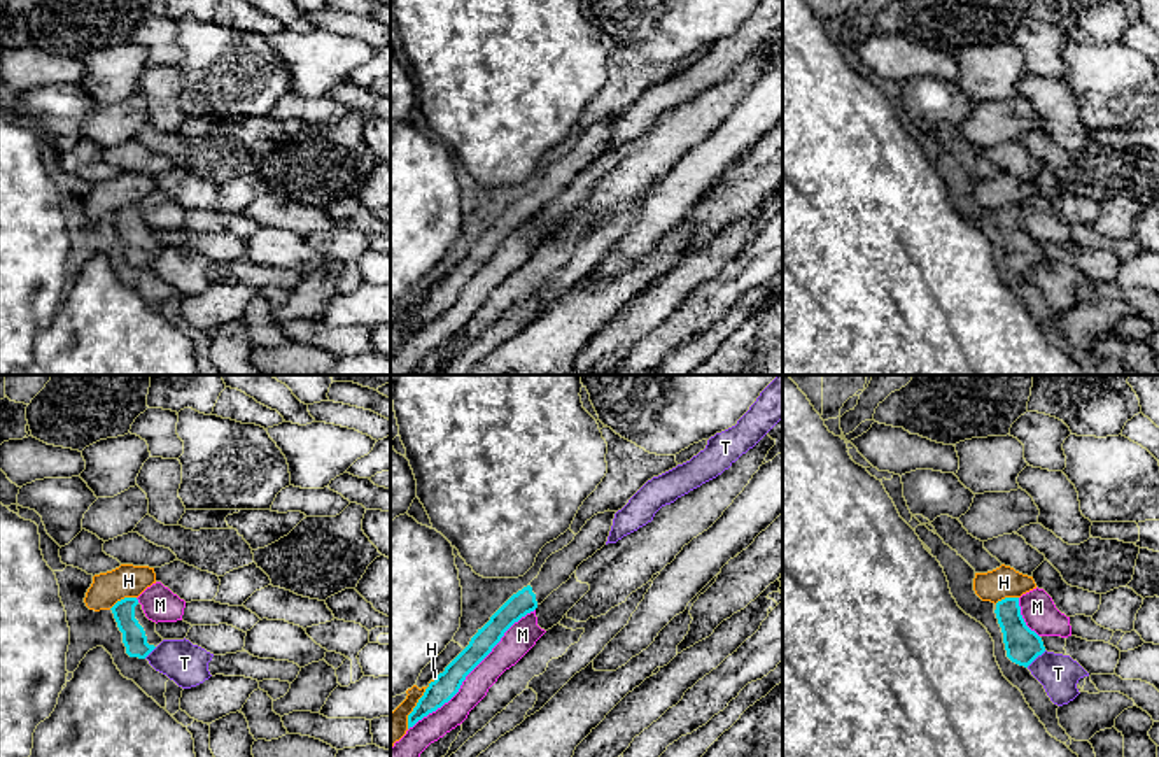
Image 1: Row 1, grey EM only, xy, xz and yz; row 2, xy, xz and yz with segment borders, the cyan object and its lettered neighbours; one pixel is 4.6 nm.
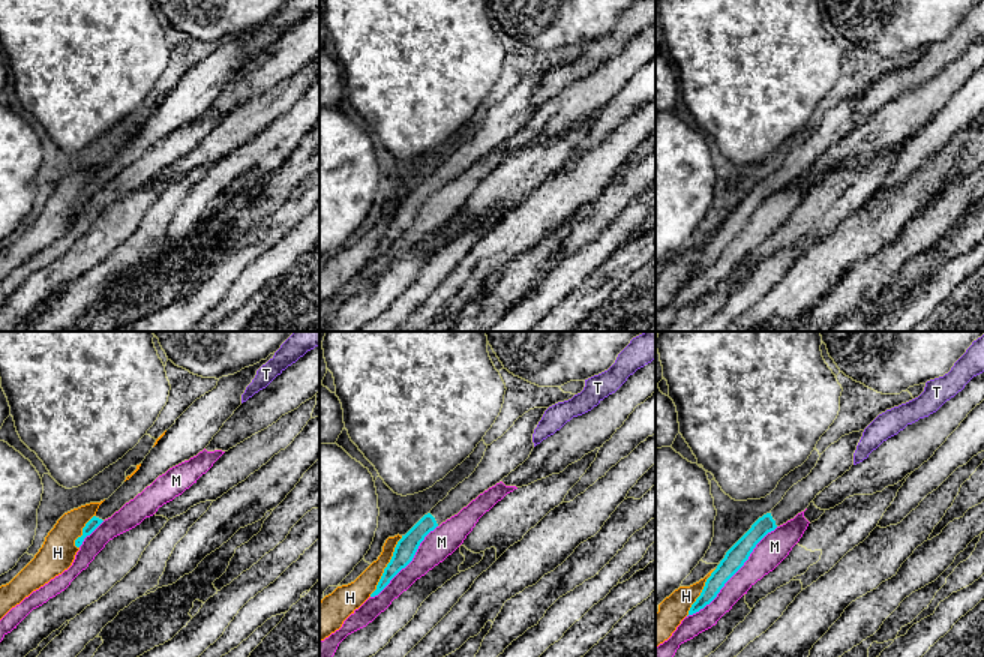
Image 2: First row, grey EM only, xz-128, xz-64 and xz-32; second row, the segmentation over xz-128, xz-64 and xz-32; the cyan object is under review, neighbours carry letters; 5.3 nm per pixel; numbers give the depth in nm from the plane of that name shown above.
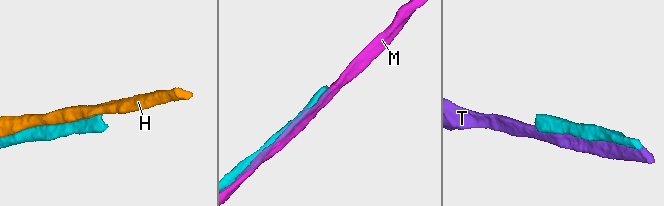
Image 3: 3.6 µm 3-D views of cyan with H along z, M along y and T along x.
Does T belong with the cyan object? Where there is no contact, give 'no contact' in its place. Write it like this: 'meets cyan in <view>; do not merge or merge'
meets cyan in yz; do not merge

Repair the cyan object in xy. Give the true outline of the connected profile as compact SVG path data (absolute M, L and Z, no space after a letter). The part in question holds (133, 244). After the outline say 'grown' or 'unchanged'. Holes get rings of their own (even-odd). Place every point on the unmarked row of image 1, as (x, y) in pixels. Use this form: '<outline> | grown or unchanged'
M124 205L112 216L123 251L130 265L145 266L163 245L156 240L156 230L149 228L137 205Z | grown

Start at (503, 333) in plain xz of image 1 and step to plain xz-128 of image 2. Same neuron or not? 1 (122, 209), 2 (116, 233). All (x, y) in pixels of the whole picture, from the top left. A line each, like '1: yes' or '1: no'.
1: no
2: no

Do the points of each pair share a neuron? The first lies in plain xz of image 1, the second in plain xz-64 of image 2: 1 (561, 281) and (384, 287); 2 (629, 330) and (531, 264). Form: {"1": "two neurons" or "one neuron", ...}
{"1": "two neurons", "2": "one neuron"}

